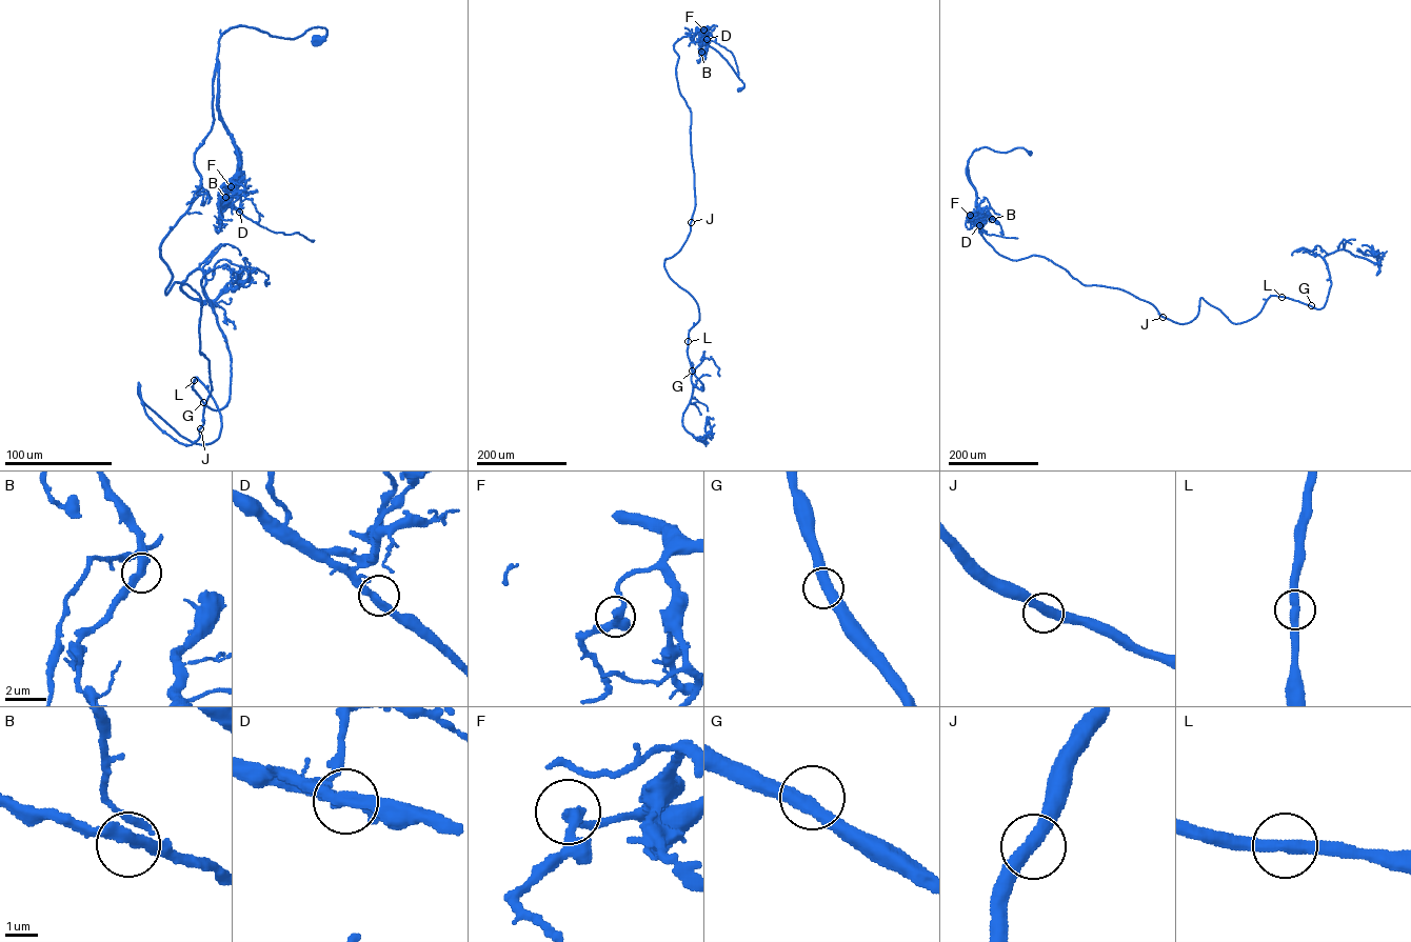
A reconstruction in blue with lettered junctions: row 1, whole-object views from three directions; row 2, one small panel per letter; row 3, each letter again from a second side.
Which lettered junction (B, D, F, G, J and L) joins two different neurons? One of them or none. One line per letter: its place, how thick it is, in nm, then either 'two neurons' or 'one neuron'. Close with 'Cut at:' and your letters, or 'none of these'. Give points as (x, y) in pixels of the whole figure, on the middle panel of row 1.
B: place (701, 52); calibre 360 nm; one neuron
D: place (707, 39); calibre 360 nm; one neuron
F: place (703, 29); calibre 280 nm; one neuron
G: place (692, 371); calibre 440 nm; one neuron
J: place (691, 222); calibre 400 nm; one neuron
L: place (688, 341); calibre 380 nm; one neuron
Cut at: none of these

